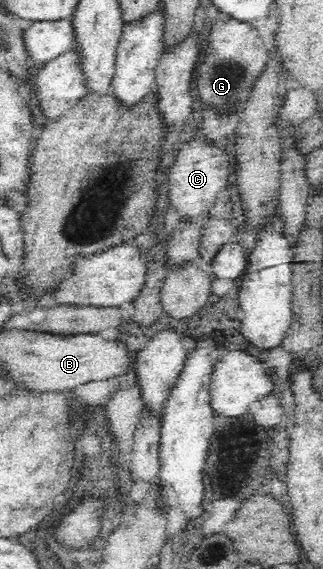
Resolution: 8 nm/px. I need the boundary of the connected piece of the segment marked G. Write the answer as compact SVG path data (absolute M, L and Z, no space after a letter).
M233 18L213 23L203 61L196 67L194 75L197 80L194 87L204 106L201 132L209 140L224 142L226 137L236 134L243 103L265 67L267 53L259 31L251 27L250 23Z

